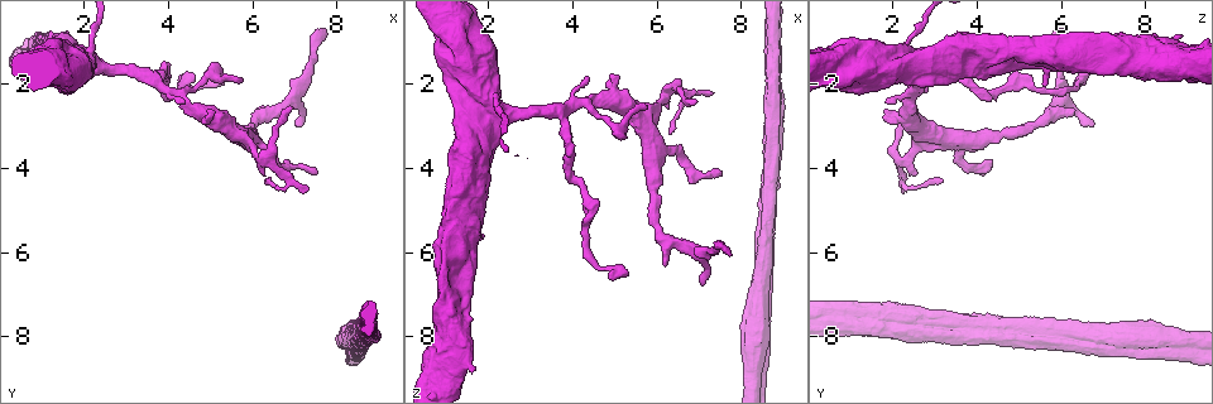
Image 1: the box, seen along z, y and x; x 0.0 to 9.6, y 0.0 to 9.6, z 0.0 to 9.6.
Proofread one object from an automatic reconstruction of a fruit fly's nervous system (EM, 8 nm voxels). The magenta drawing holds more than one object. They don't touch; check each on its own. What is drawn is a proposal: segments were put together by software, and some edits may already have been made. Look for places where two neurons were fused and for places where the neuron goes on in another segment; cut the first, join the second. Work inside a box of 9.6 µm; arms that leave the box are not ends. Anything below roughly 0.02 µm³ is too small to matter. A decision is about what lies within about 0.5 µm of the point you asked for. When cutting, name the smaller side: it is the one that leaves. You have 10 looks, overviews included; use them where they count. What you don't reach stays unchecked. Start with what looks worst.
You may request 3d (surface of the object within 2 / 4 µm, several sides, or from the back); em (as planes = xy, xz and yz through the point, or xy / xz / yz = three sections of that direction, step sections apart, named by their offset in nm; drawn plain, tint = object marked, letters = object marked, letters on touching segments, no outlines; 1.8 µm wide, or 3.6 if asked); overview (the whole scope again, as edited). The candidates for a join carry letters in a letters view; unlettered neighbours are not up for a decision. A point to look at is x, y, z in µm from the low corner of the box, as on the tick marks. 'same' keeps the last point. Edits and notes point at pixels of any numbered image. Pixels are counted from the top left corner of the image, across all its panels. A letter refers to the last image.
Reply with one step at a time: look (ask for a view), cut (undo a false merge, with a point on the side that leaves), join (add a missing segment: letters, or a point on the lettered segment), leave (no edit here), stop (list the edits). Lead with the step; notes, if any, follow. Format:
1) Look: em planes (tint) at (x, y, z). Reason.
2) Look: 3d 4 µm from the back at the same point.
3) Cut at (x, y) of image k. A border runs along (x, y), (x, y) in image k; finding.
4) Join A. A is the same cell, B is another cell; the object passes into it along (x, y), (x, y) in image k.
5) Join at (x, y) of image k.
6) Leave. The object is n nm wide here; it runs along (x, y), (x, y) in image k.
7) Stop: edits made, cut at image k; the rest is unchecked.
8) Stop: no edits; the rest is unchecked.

Look: 3d 2 µm from the back at (8.80, 7.85, 2.50). Arms run side by side.

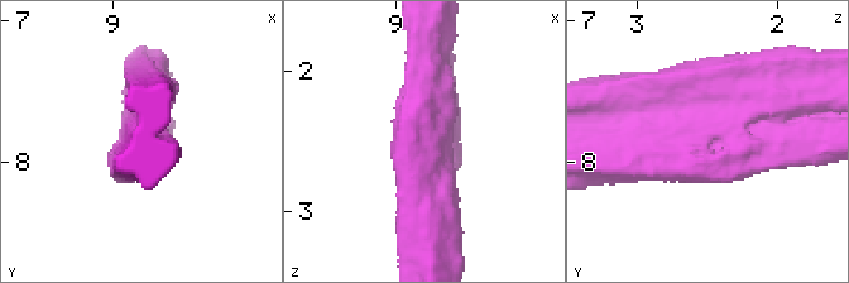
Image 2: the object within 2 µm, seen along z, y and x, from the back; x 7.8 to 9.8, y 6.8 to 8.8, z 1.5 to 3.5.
Look: em planes (plain) at (8.76, 7.80, 2.44). Now the EM.

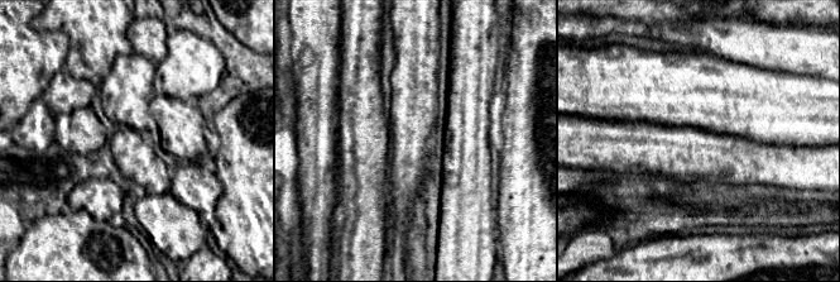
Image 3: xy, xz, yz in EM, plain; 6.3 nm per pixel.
Look: em planes (letters) at the same point.

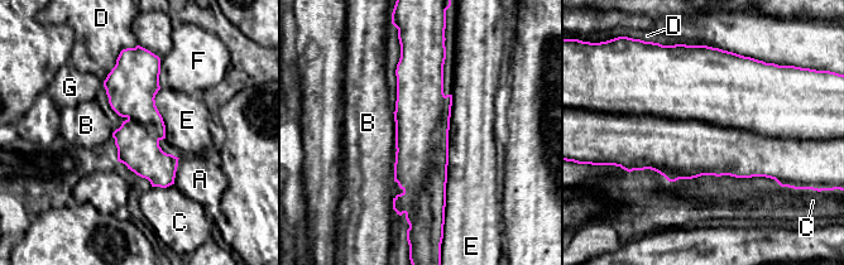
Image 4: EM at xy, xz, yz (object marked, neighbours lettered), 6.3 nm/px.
Cut at (677, 149) of image 4. A, B, C, D, E, F and G are other cells; the part that leaves runs along (628, 128), (669, 147), (780, 140) in image 4; a second neuron is stuck on.

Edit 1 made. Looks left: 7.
Look: 3d 4 µm at (7.70, 0.80, 6.05). Free end.

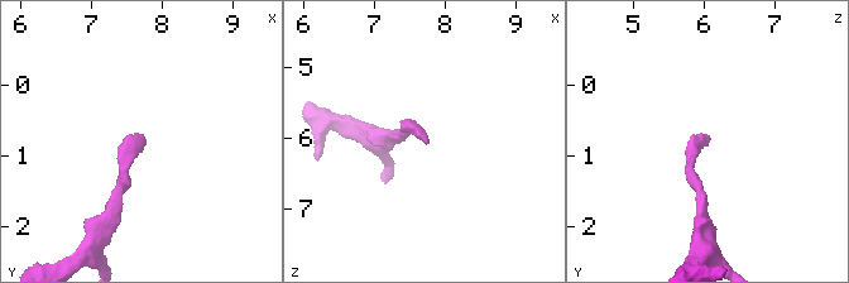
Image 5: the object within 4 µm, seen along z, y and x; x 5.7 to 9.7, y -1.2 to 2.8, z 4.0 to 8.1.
Look: em planes (plain) at (7.80, 0.75, 6.10). Now the EM.

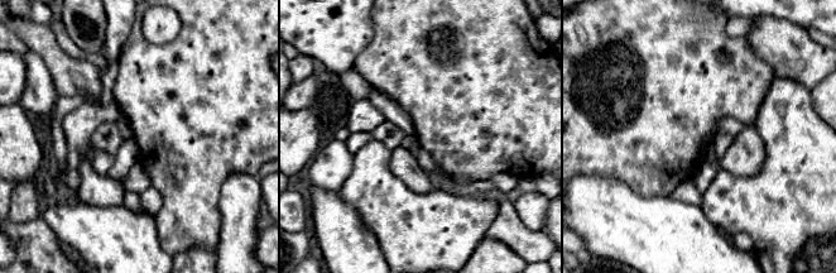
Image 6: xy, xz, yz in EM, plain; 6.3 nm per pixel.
Look: em planes (letters) at the same point.

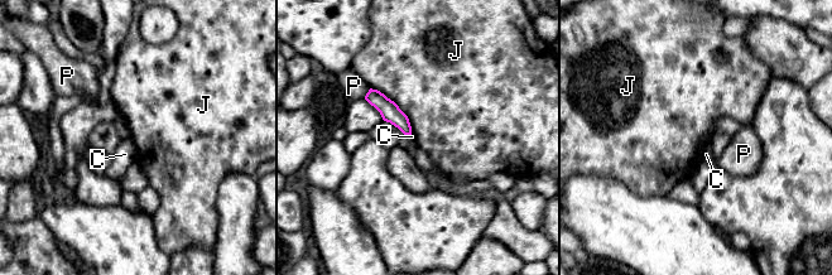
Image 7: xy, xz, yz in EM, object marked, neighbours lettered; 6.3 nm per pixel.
Leave. C, J and P are other cells; a border runs along (370, 87), (398, 106), (412, 134) in image 7; none of them fits.

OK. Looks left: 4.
Stop: edits made, cut at image 4; the rest is unchecked.

